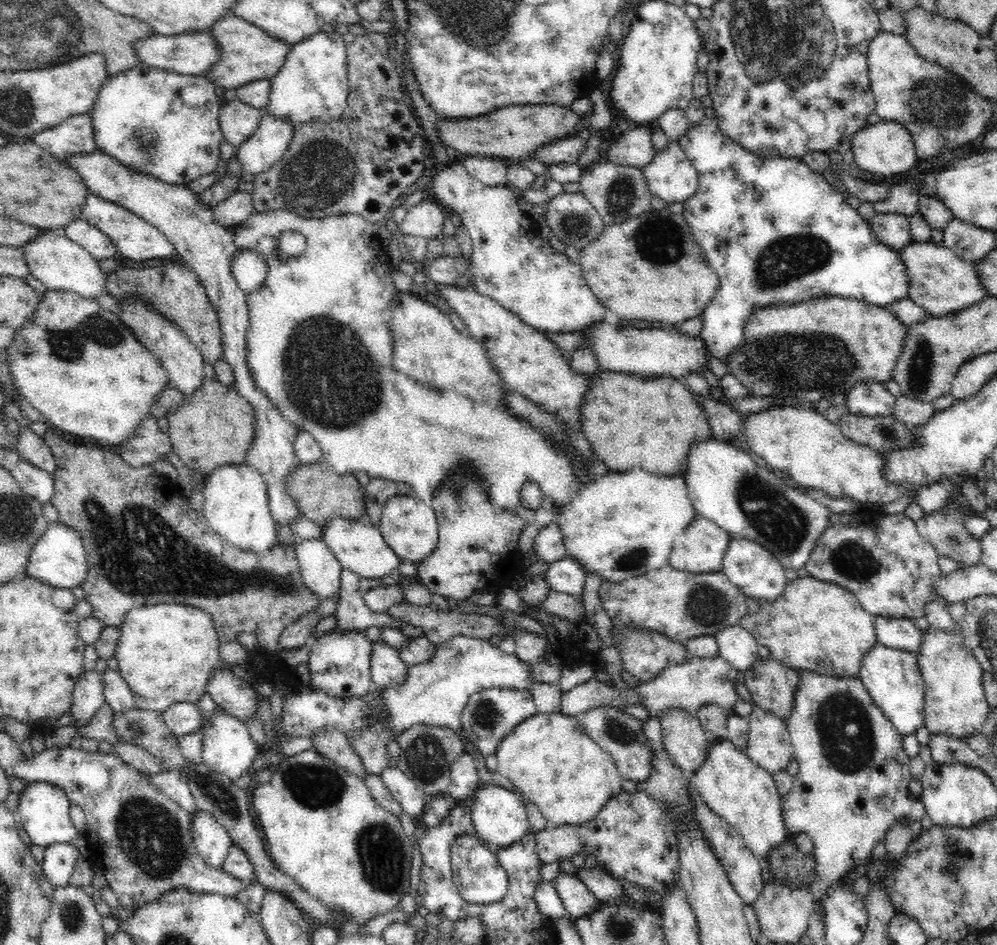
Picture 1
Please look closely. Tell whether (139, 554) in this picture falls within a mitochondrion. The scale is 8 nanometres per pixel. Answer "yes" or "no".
yes

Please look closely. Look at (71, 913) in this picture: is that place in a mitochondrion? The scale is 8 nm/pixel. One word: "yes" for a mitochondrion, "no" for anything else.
yes

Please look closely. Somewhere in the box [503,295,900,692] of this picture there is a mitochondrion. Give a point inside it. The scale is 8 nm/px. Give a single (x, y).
(795, 362)

